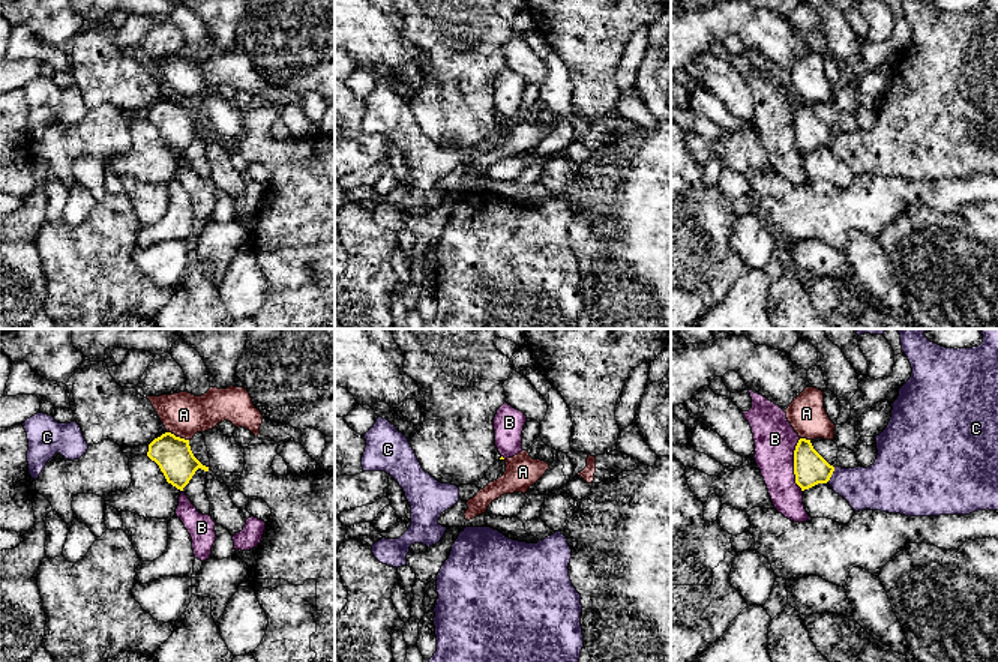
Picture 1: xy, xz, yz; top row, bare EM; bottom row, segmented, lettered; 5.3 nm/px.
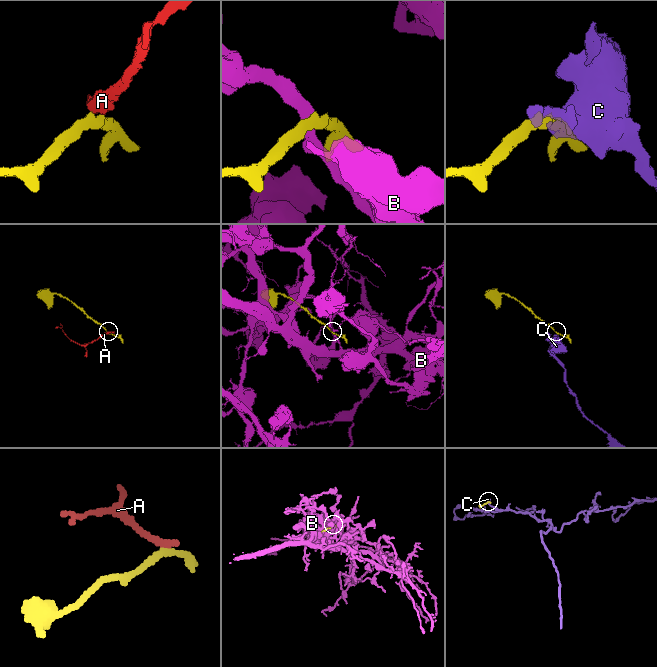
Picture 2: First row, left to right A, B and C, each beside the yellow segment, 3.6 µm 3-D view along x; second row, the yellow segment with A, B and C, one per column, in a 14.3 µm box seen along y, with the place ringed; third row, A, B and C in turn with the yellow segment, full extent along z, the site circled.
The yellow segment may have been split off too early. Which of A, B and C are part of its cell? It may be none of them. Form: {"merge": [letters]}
{"merge": []}

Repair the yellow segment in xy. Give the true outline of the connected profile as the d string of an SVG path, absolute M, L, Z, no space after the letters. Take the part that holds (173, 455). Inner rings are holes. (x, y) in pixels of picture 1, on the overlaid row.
M165 432L149 444L147 456L155 461L168 483L183 491L198 468L209 471L192 453L189 440Z

